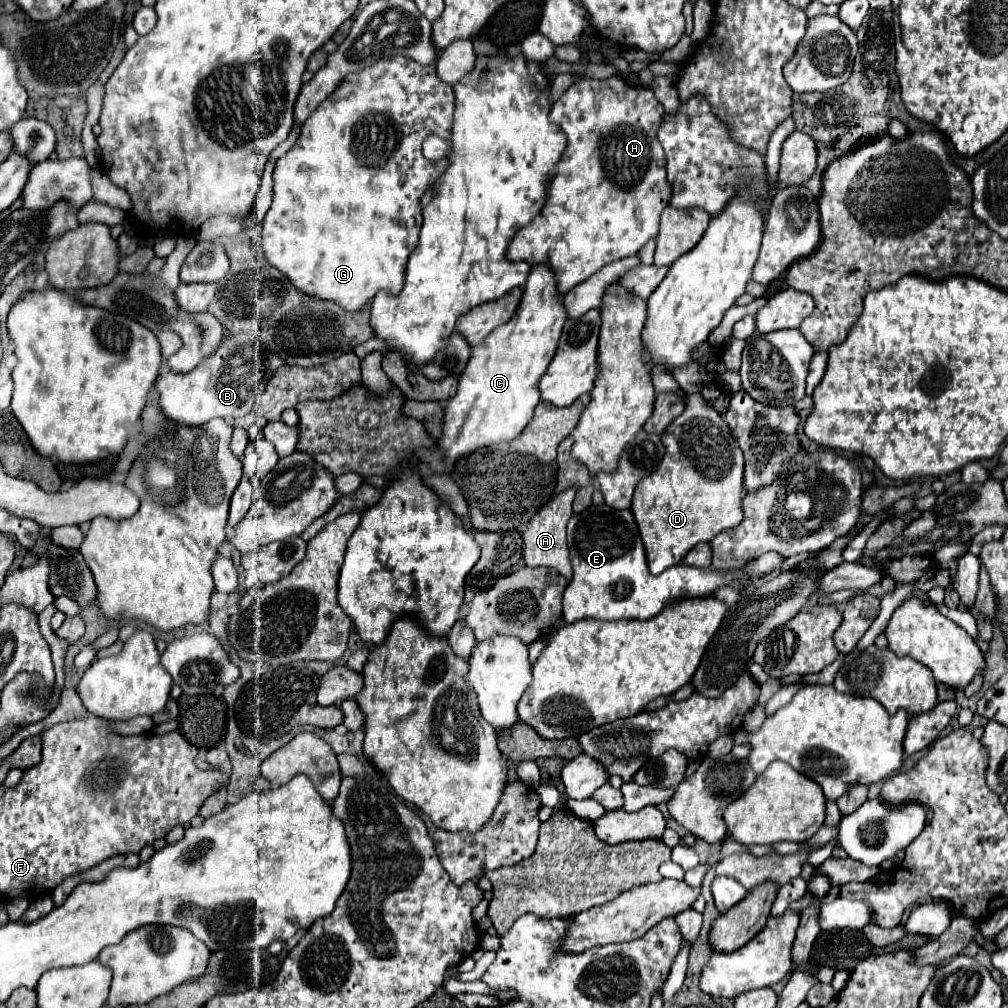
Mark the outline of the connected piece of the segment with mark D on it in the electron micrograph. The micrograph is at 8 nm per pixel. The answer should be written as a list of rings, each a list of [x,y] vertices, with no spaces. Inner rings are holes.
[[[702,393],[686,395],[684,405],[682,415],[662,433],[666,453],[658,469],[638,483],[630,507],[654,575],[678,565],[694,545],[712,541],[720,531],[736,527],[744,517],[744,457],[728,423]]]

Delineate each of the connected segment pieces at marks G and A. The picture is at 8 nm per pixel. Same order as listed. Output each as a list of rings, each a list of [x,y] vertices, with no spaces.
[[[396,55],[390,59],[380,59],[378,63],[366,67],[358,73],[346,75],[346,79],[342,79],[342,83],[330,93],[330,97],[324,103],[320,103],[320,107],[304,123],[298,141],[276,163],[276,169],[272,175],[274,199],[272,199],[272,205],[270,205],[264,225],[262,225],[264,227],[262,245],[264,245],[264,253],[268,257],[268,263],[272,263],[272,267],[282,271],[300,291],[312,293],[314,297],[320,297],[326,301],[340,303],[340,307],[346,311],[360,311],[362,307],[366,307],[372,301],[372,297],[378,291],[388,291],[392,295],[398,295],[398,289],[402,289],[402,285],[404,285],[408,257],[416,249],[418,235],[420,235],[420,225],[422,225],[420,211],[422,209],[420,209],[418,201],[426,193],[430,183],[436,183],[436,179],[446,169],[446,159],[428,161],[422,155],[422,141],[432,133],[442,139],[448,139],[450,131],[452,131],[452,113],[454,113],[454,91],[450,85],[446,85],[444,81],[438,79],[434,65],[422,67],[420,63],[414,63],[412,59],[406,59],[404,55]]]
[[[574,487],[558,493],[554,499],[550,499],[546,505],[542,505],[538,509],[534,519],[528,521],[526,531],[522,533],[522,539],[524,539],[524,561],[526,561],[528,567],[538,567],[538,565],[540,567],[554,567],[554,569],[560,571],[560,575],[570,579],[572,565],[570,565],[568,545],[566,545],[566,523],[572,517],[574,495],[576,495]]]

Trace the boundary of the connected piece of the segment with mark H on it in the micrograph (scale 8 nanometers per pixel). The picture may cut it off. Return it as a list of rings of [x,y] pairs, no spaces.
[[[620,75],[608,79],[584,77],[564,91],[552,105],[550,117],[564,129],[568,147],[558,163],[554,179],[550,181],[542,213],[514,235],[506,257],[510,261],[528,261],[530,265],[548,263],[556,273],[558,291],[566,295],[600,267],[622,257],[636,255],[644,243],[654,239],[658,235],[660,213],[672,197],[664,151],[658,141],[658,129],[664,113],[666,111],[652,89],[644,85],[634,87]]]

